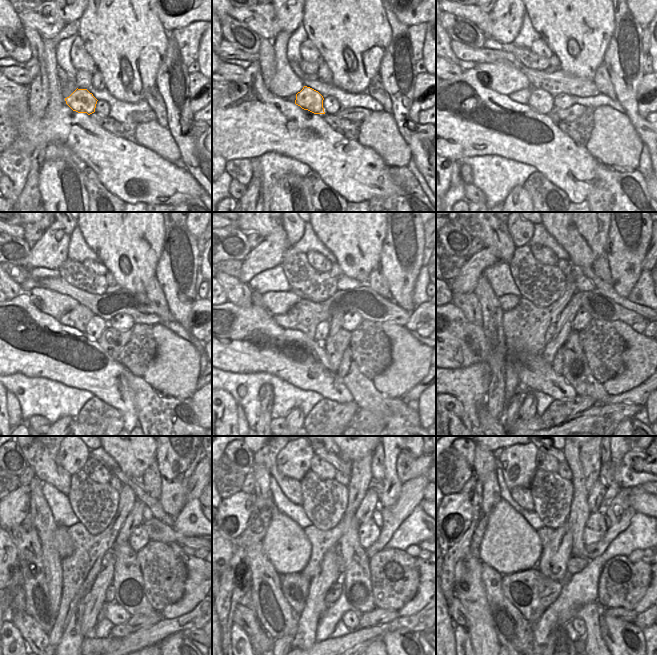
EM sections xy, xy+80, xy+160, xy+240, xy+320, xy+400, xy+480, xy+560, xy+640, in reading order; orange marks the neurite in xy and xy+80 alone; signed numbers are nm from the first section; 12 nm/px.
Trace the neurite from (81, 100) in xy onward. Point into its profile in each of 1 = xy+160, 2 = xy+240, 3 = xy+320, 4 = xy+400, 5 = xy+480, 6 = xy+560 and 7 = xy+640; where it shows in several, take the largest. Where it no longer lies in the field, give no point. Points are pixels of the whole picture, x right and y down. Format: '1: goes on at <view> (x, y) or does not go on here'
1: goes on at xy+160 (541, 100)
2: goes on at xy+240 (95, 327)
3: goes on at xy+320 (322, 329)
4: goes on at xy+400 (549, 333)
5: goes on at xy+480 (107, 556)
6: goes on at xy+560 (339, 561)
7: goes on at xy+640 (574, 565)

